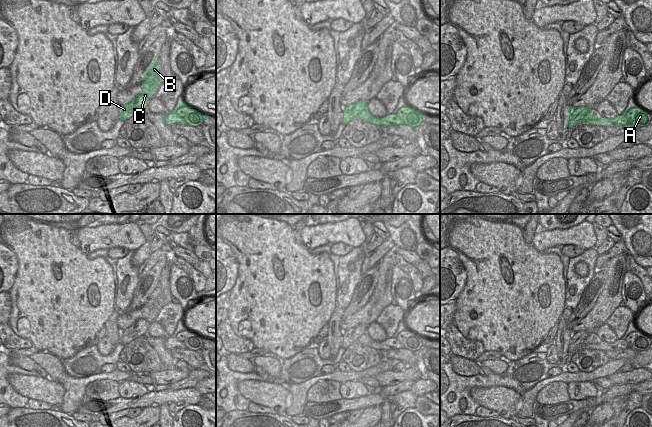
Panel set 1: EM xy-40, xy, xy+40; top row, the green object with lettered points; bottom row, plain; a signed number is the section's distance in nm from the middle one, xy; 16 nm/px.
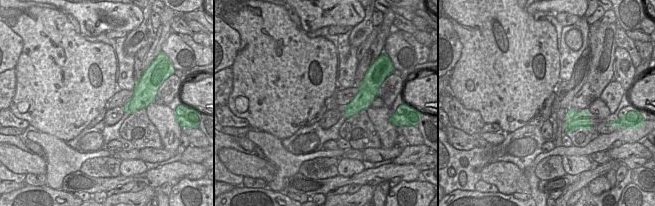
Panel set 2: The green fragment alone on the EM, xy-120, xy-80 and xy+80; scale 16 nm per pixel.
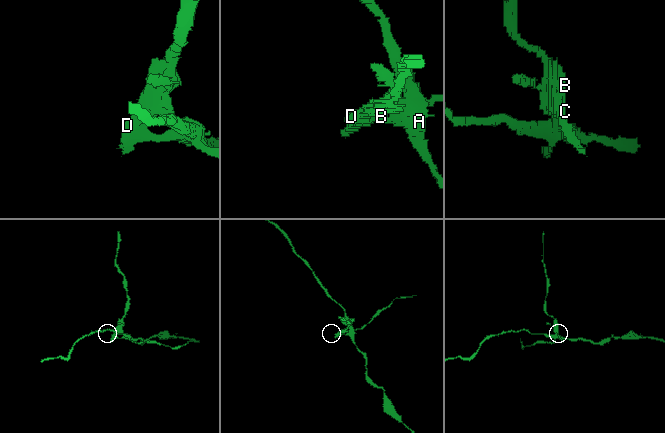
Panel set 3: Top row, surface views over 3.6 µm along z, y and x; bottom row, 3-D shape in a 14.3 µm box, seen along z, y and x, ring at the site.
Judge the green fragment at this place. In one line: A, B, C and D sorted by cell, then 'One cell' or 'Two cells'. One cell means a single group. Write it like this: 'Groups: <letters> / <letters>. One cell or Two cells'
Groups: A / B C D. Two cells.

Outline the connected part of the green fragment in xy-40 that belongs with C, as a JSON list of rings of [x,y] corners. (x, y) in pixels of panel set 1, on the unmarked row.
[[[156,280],[152,288],[142,300],[142,316],[136,319],[132,324],[119,330],[120,345],[124,345],[127,341],[135,337],[138,333],[144,332],[147,325],[153,320],[154,315],[159,310],[160,304],[160,289],[156,285]]]

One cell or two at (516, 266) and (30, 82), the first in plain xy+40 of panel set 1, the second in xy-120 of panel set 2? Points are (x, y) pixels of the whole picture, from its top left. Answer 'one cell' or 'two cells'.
one cell

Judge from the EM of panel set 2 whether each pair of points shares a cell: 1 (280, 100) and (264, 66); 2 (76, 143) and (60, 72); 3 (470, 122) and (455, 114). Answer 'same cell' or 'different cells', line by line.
1: same cell
2: different cells
3: same cell

